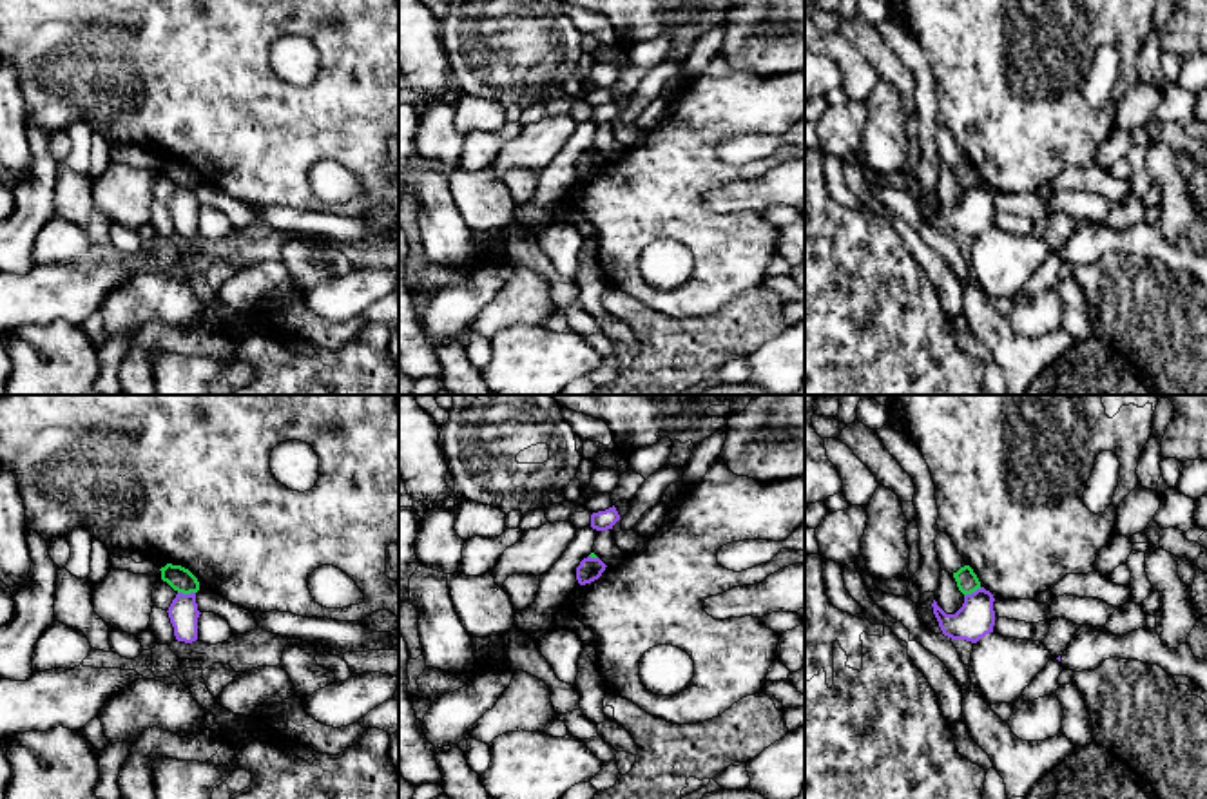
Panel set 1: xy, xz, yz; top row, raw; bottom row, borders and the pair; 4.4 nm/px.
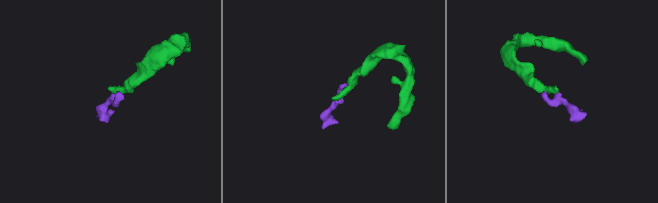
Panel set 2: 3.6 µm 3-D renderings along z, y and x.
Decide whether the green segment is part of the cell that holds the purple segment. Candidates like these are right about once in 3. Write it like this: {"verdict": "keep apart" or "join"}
{"verdict": "keep apart"}

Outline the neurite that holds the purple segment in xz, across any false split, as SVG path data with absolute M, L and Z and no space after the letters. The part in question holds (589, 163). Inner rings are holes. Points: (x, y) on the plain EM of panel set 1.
M584 152L576 161L576 174L580 179L591 178L602 170L605 158L600 152Z

